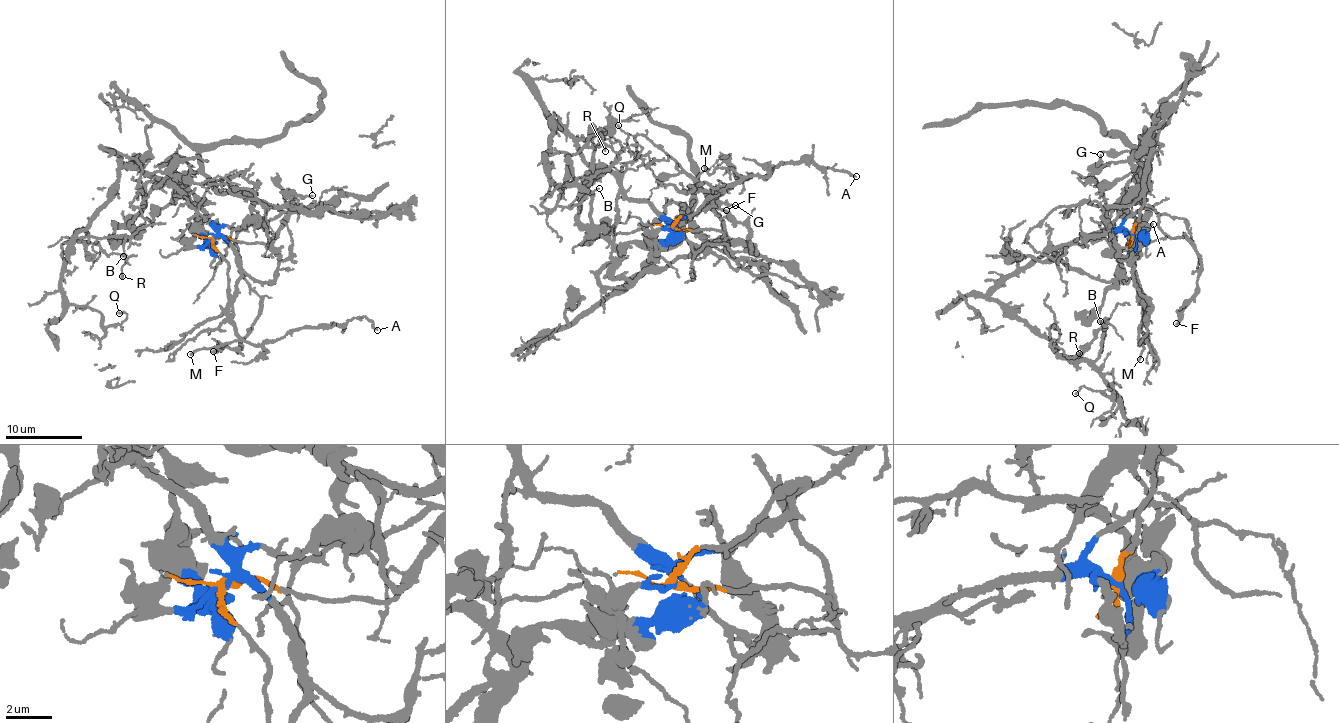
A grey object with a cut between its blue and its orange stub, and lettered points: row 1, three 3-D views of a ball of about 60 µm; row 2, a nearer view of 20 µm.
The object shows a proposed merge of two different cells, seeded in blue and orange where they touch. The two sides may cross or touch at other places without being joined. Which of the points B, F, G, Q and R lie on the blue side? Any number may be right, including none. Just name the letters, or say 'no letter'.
B, F, G, Q, R

